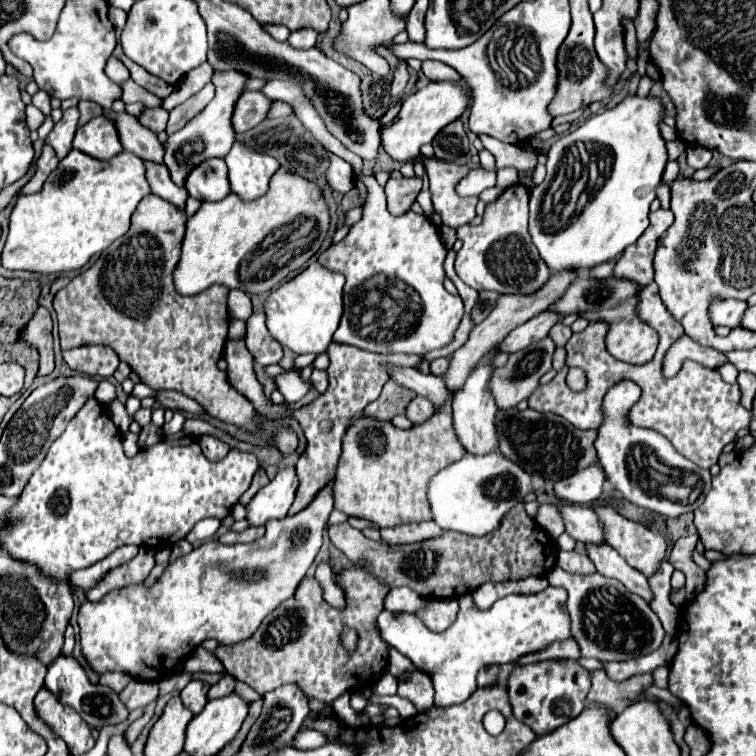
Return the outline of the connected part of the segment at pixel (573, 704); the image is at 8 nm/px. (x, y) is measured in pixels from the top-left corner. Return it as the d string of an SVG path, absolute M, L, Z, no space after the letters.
M546 660L528 666L516 666L510 672L506 690L514 716L530 726L536 736L542 736L570 722L584 710L590 682L590 672L576 660Z

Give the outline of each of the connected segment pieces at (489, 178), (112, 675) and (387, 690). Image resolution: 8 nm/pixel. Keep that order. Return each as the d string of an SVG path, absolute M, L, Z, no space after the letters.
M476 166L466 178L460 180L456 190L460 196L478 196L482 190L492 188L494 184L496 184L496 172L486 172L480 166Z
M106 672L106 674L98 680L98 684L108 686L108 688L112 688L114 692L122 692L122 688L124 688L128 682L130 682L130 676L128 676L128 674L122 674L122 672Z
M384 674L384 676L376 682L374 690L376 690L378 694L382 694L382 696L390 696L396 694L397 687L397 678L392 676L392 674Z

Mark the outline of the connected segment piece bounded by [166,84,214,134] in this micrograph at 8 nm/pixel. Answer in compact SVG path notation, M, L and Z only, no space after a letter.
M206 84L198 94L190 96L184 104L176 106L176 108L170 112L170 120L168 120L166 134L176 132L178 128L182 128L182 124L186 124L186 120L194 118L198 112L202 112L202 108L204 108L212 98L214 98L214 86L212 86L212 84Z

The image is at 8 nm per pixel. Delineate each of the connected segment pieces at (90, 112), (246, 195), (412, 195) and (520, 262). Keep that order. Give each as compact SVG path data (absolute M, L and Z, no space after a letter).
M80 102L78 110L80 110L80 124L86 124L88 120L96 118L96 114L104 112L104 108L98 106L98 104L94 104L94 102Z
M234 142L224 162L228 164L232 192L236 192L242 200L254 200L266 194L268 182L280 166L272 156L248 150L240 142Z
M398 170L390 174L388 184L384 186L386 198L388 198L388 212L394 216L402 216L410 210L410 206L416 202L416 196L422 188L420 178L404 178Z
M520 184L510 186L498 200L490 202L480 226L460 226L456 230L462 248L456 254L456 274L476 290L496 292L536 292L550 278L550 270L538 256L528 234L528 190Z

